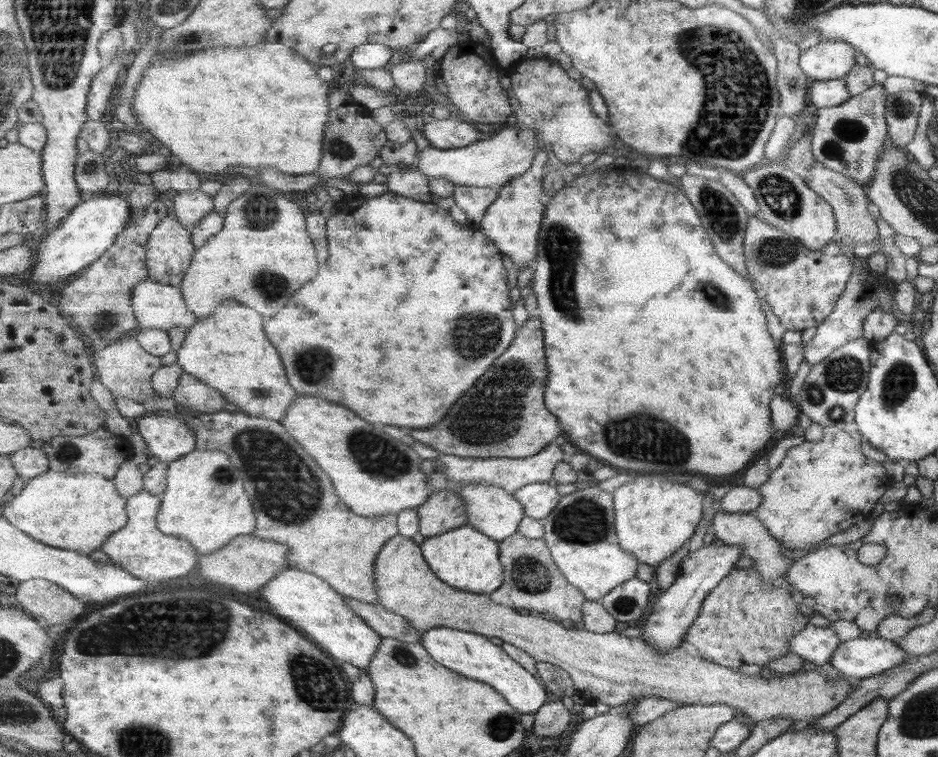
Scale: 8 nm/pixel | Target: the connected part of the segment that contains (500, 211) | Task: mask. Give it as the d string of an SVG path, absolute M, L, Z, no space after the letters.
M539 150L533 167L499 190L497 200L489 206L479 224L481 232L496 242L499 250L509 257L518 272L527 266L532 269L536 267L539 235L542 232L542 220L546 212L546 199L543 192L545 170L543 168L545 164L552 163L552 161L551 155Z

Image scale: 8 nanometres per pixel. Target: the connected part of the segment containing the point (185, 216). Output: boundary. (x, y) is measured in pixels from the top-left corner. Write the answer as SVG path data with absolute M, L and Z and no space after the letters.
M201 190L175 192L171 199L176 217L188 229L197 226L200 220L214 211L214 198Z

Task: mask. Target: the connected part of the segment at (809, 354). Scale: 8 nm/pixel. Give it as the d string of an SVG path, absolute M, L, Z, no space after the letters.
M853 257L853 272L847 279L843 292L837 297L834 309L822 320L821 324L816 326L815 334L812 339L803 344L803 360L807 362L810 368L820 360L827 358L836 348L842 344L855 340L862 336L863 319L873 312L874 308L880 308L883 312L893 313L892 291L893 283L887 280L885 275L880 277L869 272L866 275L860 275L861 264L857 257Z

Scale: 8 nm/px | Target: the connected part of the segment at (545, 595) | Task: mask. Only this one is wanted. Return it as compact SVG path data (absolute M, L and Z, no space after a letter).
M519 532L500 541L501 561L504 566L504 583L490 597L495 604L509 608L536 610L558 622L569 620L581 622L586 596L563 574L554 561L550 548L544 538L529 538Z

